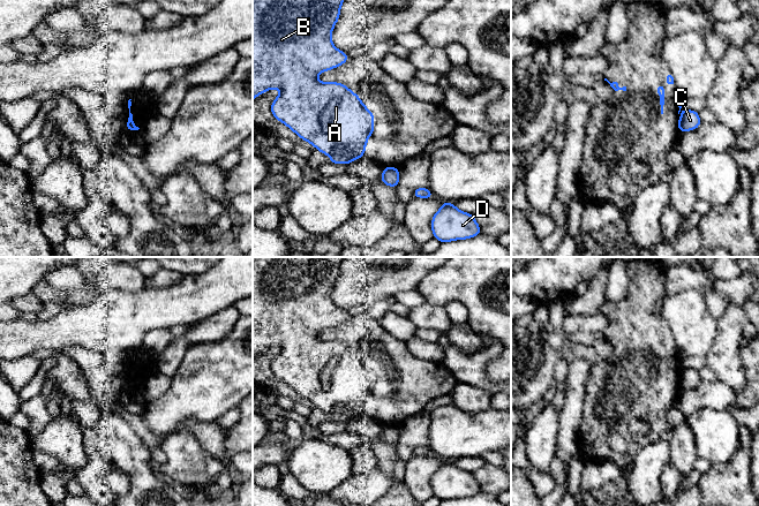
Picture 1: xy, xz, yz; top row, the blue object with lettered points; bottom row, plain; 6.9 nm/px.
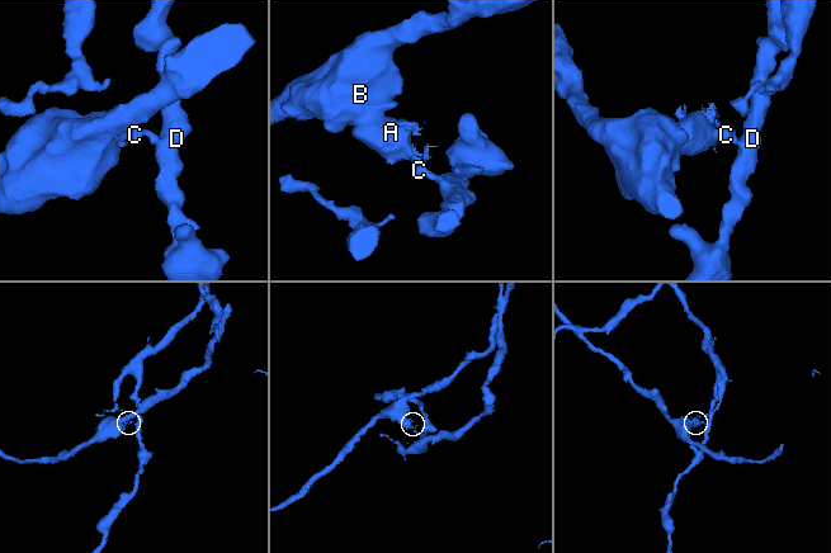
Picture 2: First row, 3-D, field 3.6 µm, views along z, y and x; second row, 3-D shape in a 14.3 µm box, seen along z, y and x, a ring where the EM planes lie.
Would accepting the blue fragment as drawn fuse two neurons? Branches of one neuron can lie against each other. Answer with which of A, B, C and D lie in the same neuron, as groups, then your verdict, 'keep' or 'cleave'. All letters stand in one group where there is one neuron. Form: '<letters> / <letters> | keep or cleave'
A B / C D | cleave

